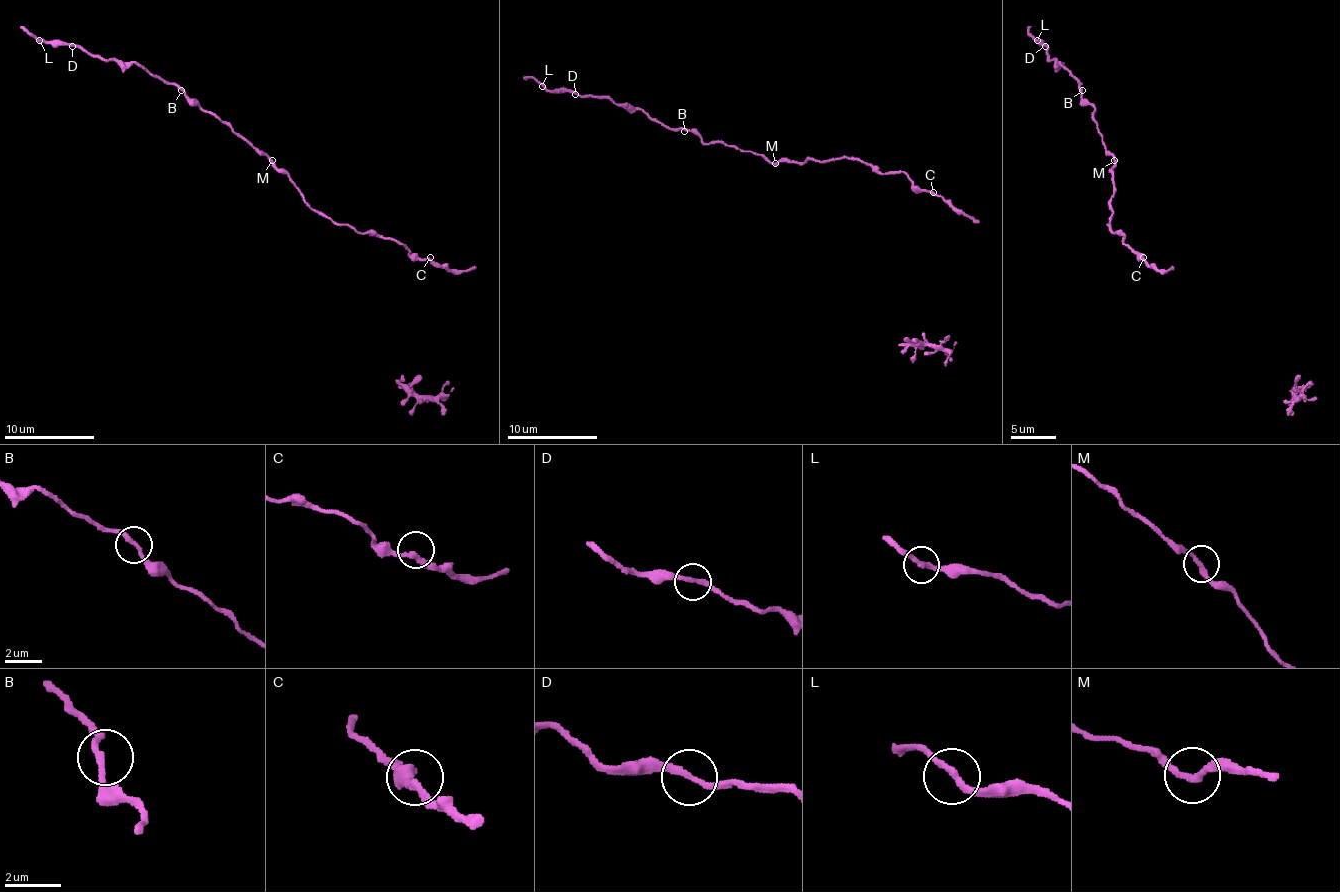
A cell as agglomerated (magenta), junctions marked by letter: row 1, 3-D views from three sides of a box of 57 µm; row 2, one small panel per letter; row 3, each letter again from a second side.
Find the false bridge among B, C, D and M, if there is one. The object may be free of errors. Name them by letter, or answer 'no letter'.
D

